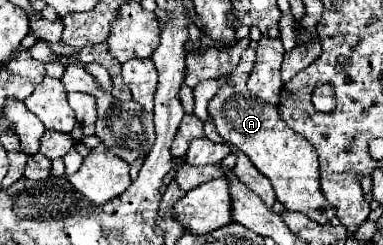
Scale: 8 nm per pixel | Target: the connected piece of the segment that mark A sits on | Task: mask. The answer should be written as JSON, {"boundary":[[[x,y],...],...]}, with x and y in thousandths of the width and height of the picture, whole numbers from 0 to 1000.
{"boundary":[[[645,196],[629,220],[629,253],[619,261],[614,294],[598,302],[587,351],[546,408],[546,465],[567,514],[567,539],[593,580],[614,588],[629,620],[640,620],[661,678],[708,735],[718,800],[744,841],[744,857],[786,865],[828,914],[859,914],[859,898],[875,882],[875,849],[859,833],[859,816],[833,767],[828,620],[802,571],[749,522],[718,433],[687,424],[687,408],[655,392],[640,351],[640,327],[661,286],[661,253],[666,204]]]}

